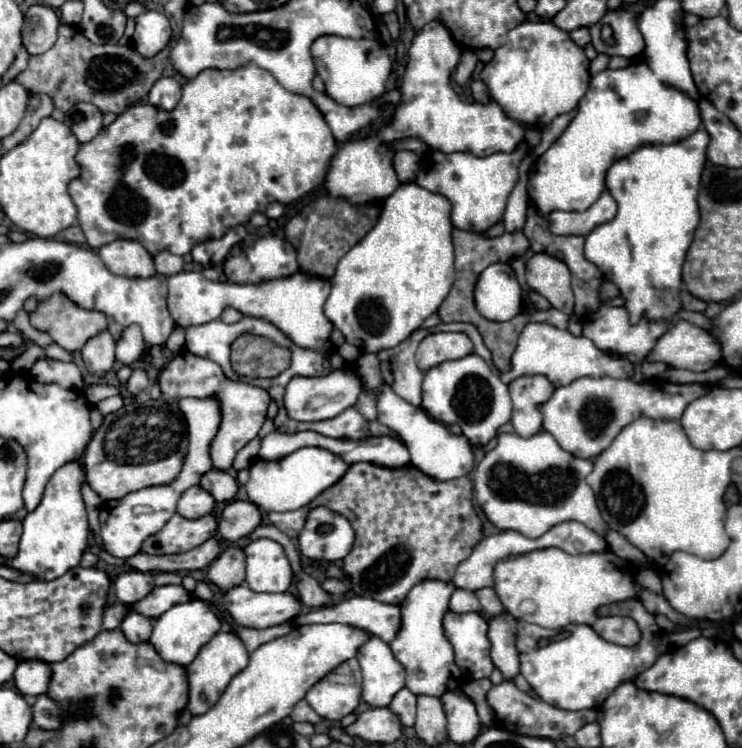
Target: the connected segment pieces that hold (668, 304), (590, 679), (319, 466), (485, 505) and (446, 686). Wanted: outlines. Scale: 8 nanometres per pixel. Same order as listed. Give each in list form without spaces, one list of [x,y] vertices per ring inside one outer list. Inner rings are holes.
[[[699,128],[689,138],[677,144],[649,144],[641,146],[633,154],[617,160],[607,170],[607,190],[619,204],[617,216],[611,222],[599,224],[585,236],[585,258],[595,264],[605,280],[611,280],[625,300],[625,310],[629,312],[629,322],[637,324],[647,318],[649,322],[665,322],[673,320],[681,310],[681,266],[685,262],[685,254],[693,242],[695,228],[699,224],[699,206],[697,192],[701,182],[701,172],[707,162],[707,146],[709,146],[707,130]]]
[[[637,598],[617,602],[598,609],[601,616],[629,616],[637,622],[641,630],[641,640],[637,646],[619,646],[603,640],[591,626],[567,626],[563,630],[547,630],[535,624],[519,622],[517,624],[517,650],[521,656],[521,674],[531,684],[533,692],[551,706],[563,710],[585,710],[599,708],[605,698],[627,680],[633,680],[637,674],[653,666],[655,658],[669,648],[667,636],[657,628],[653,614],[649,614]],[[555,638],[555,642],[545,648],[537,648],[537,640]]]
[[[305,446],[291,452],[279,460],[261,460],[257,458],[249,466],[249,482],[245,484],[247,496],[265,512],[287,512],[307,506],[313,498],[317,498],[327,486],[333,486],[345,472],[347,464],[329,450]]]
[[[541,430],[531,438],[499,434],[497,446],[485,454],[470,477],[474,500],[487,519],[501,530],[515,530],[527,538],[539,538],[559,522],[577,520],[599,536],[605,536],[609,532],[607,522],[603,522],[595,506],[595,494],[585,482],[591,470],[591,460],[565,452],[551,434]]]
[[[423,580],[413,586],[401,604],[401,630],[389,644],[395,658],[407,672],[407,688],[413,694],[441,696],[461,684],[461,670],[453,662],[453,650],[443,634],[443,614],[449,610],[449,598],[455,592],[453,582]]]

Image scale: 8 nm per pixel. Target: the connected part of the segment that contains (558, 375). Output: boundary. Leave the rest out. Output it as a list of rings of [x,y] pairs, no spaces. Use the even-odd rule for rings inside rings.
[[[537,322],[537,324],[527,324],[519,336],[517,348],[511,356],[511,368],[507,372],[501,372],[499,378],[509,384],[511,380],[525,376],[525,374],[543,374],[547,376],[555,386],[567,386],[573,380],[579,380],[583,376],[591,378],[629,378],[633,374],[633,364],[627,362],[625,358],[613,358],[599,350],[589,338],[583,336],[573,336],[567,330],[559,330],[551,324]]]

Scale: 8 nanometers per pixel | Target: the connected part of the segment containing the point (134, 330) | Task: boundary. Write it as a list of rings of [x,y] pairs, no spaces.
[[[127,326],[117,340],[117,360],[125,366],[131,366],[145,352],[145,340],[139,326]]]

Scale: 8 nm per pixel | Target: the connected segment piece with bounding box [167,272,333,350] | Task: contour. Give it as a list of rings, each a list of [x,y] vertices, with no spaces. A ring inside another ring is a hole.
[[[177,272],[169,276],[169,312],[181,328],[207,324],[217,320],[225,308],[235,308],[245,316],[267,318],[267,322],[279,326],[297,346],[311,346],[313,350],[331,350],[329,334],[333,330],[331,322],[323,314],[325,300],[329,296],[331,284],[323,278],[307,278],[307,274],[297,272],[291,278],[279,278],[275,282],[263,282],[263,286],[235,286],[231,282],[207,280],[201,272]]]

